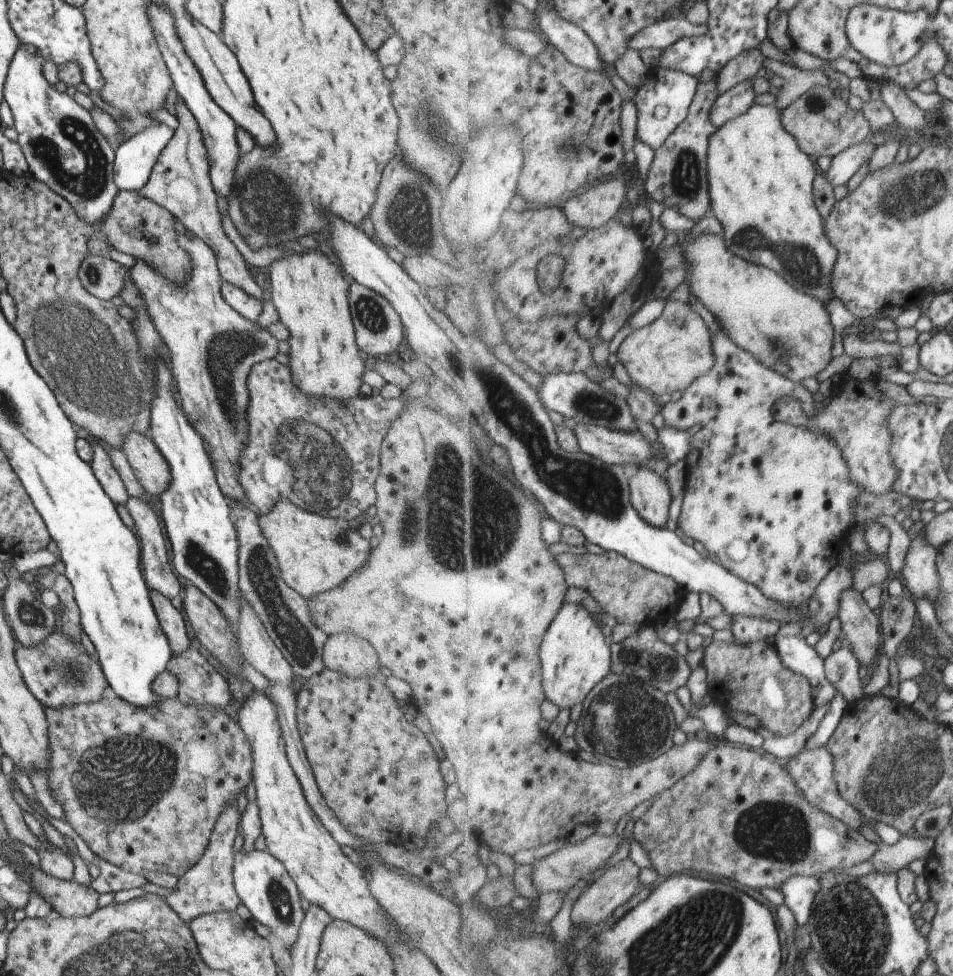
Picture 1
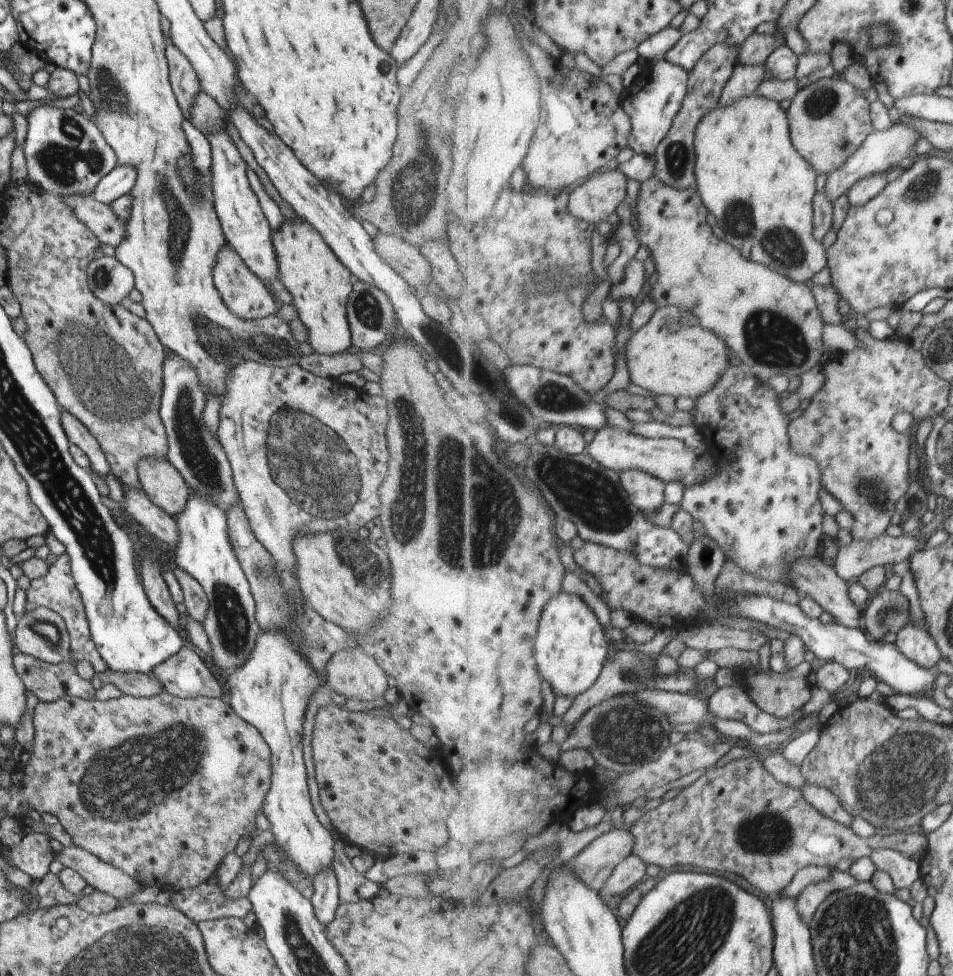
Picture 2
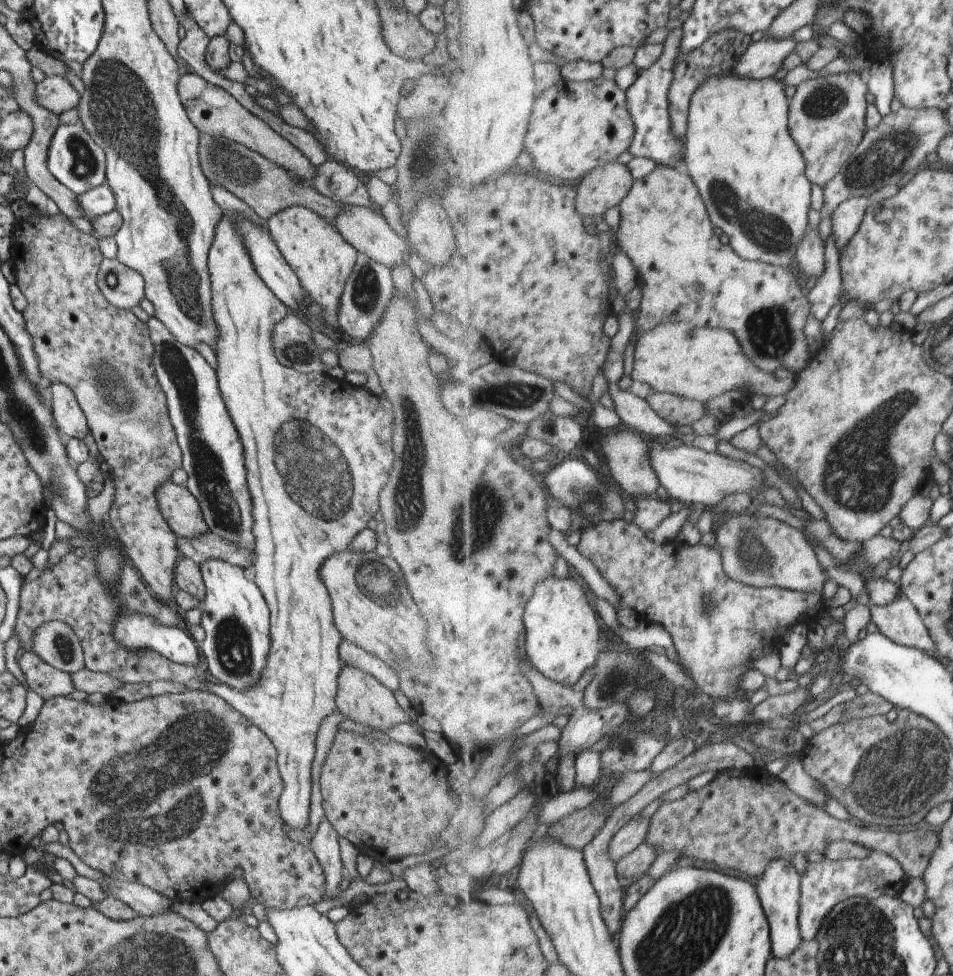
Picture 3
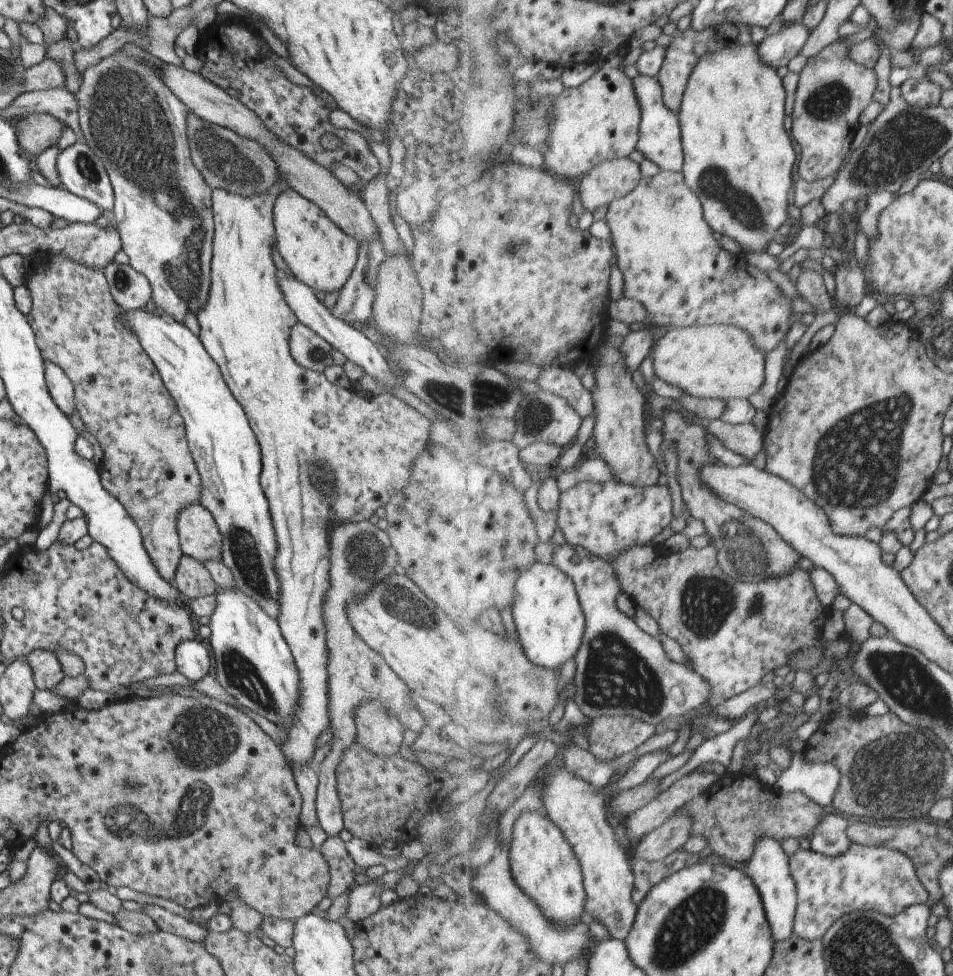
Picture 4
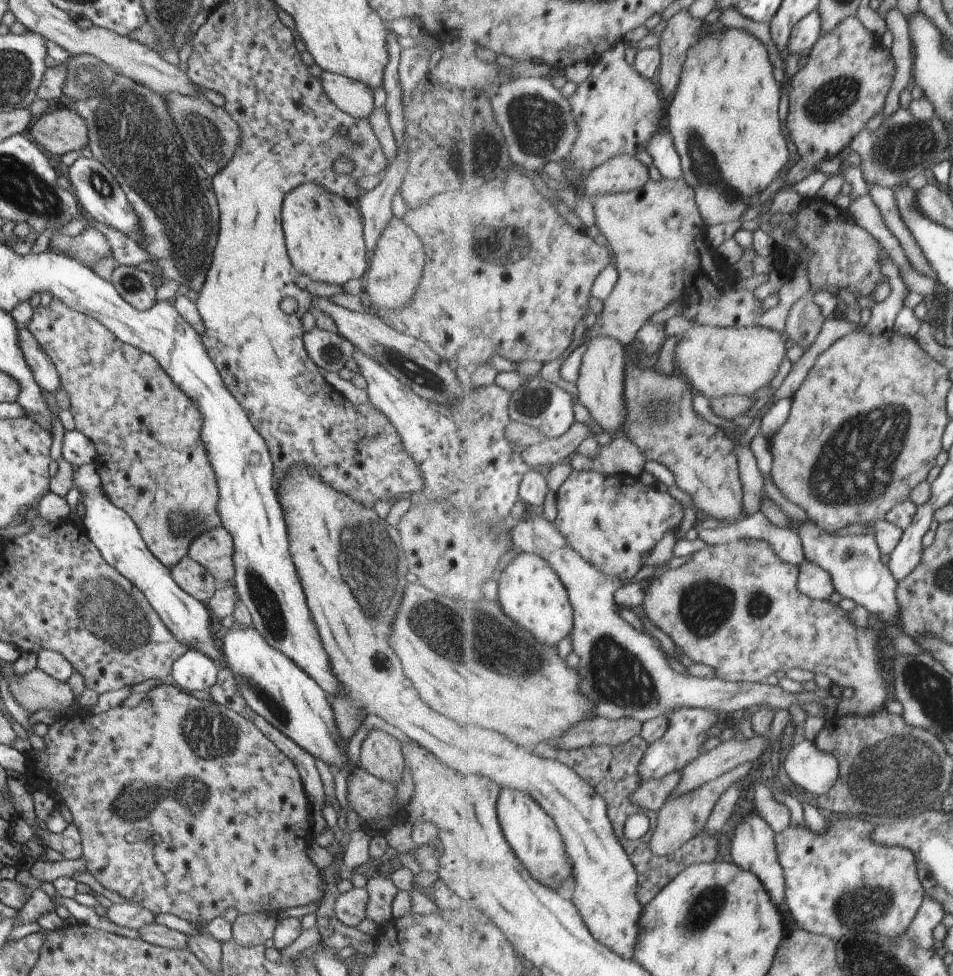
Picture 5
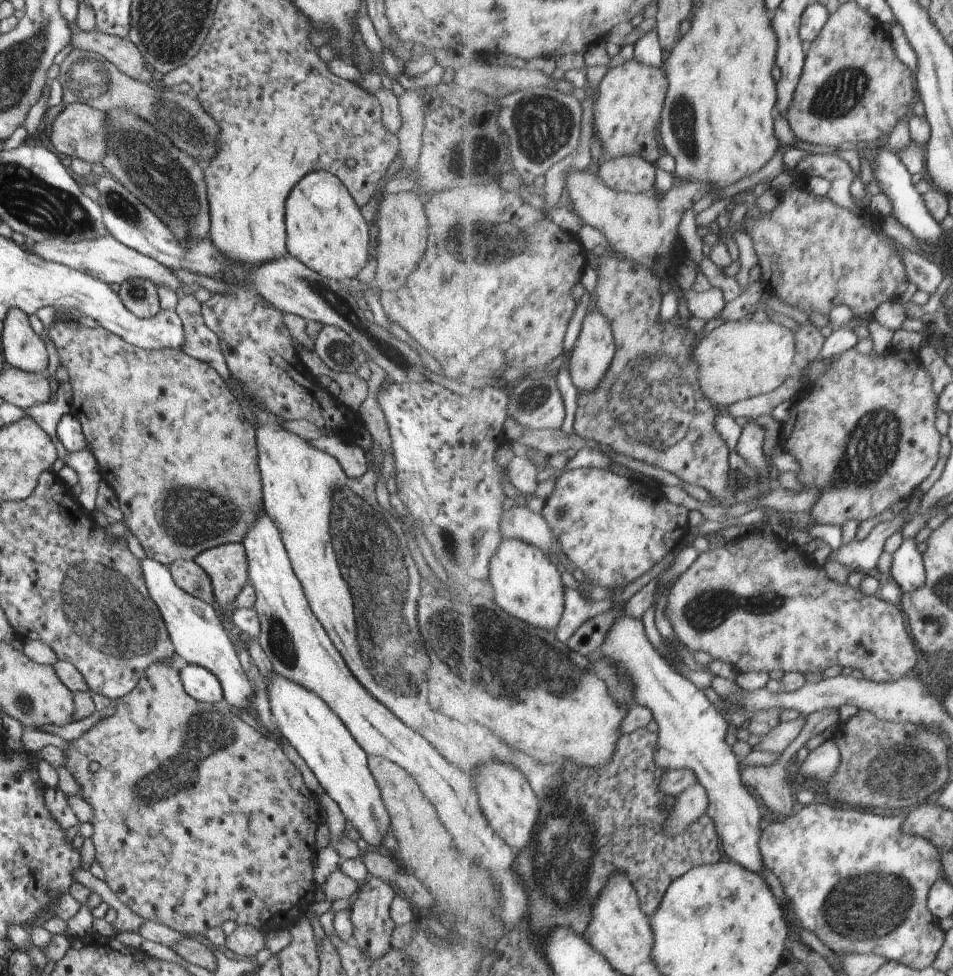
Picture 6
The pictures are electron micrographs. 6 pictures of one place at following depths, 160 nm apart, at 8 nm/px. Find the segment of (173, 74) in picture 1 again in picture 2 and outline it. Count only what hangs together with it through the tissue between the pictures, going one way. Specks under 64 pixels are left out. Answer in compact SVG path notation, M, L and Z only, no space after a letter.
M218 129L217 133L212 131L212 134L207 135L206 139L210 144L212 162L207 182L210 183L214 211L225 242L233 247L245 266L267 285L278 278L278 262L272 247L272 230L269 229L267 220L257 203L257 198L249 189L249 183L245 177L247 166L224 129Z

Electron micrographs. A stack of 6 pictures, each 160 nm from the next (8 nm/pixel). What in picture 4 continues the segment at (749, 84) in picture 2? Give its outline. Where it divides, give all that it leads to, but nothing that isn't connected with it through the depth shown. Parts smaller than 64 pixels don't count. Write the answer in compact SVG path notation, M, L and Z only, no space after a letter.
M797 21L774 35L766 36L759 43L760 57L769 66L787 66L807 44L812 30Z

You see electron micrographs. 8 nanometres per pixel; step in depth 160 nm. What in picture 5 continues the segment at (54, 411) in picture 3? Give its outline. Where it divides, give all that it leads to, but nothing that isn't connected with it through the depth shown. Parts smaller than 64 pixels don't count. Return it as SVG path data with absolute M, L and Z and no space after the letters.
M18 325L16 333L19 348L23 349L23 360L27 363L35 384L39 388L53 393L60 386L59 375L53 362L37 344L25 325Z

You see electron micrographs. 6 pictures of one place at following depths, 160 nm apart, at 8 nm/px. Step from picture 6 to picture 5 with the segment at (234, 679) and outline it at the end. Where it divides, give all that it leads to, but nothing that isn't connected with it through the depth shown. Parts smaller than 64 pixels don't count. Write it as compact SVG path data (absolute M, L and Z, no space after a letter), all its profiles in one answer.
M93 463L72 467L72 471L72 486L78 490L84 506L83 530L99 551L101 558L144 594L163 626L167 627L177 642L188 647L187 650L199 651L212 661L217 660L219 650L213 639L215 620L210 616L209 609L177 586L171 576L171 570L164 567L145 546L130 515L124 510L119 510L119 507L103 496L98 471Z

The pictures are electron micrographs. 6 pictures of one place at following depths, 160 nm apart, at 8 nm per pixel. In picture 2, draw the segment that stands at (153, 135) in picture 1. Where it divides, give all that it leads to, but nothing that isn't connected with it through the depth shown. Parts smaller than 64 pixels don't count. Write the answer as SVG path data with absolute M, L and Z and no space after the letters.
M129 165L115 166L99 179L90 197L98 203L110 205L113 200L128 194L135 177L135 170Z

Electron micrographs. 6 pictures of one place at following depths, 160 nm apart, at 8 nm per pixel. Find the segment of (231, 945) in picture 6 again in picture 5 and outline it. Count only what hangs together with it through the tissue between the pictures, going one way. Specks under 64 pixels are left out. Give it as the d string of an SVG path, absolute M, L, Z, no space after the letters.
M255 913L237 915L230 924L232 940L244 947L263 945L267 938L271 940L276 921L272 916Z

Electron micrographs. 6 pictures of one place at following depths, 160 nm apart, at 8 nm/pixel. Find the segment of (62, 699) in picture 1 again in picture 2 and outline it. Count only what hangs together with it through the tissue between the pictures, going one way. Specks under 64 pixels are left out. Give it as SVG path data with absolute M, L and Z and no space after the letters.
M16 653L12 656L12 665L24 688L38 701L50 703L67 695L82 699L94 696L89 681L81 680L73 672L71 663L54 665L25 653Z

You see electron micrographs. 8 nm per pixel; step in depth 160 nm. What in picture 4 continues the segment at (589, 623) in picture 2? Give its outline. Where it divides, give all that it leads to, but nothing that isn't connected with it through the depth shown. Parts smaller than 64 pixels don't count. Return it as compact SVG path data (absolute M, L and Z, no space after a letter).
M533 563L519 575L512 615L531 662L547 666L558 674L569 658L575 660L586 633L586 614L582 608L575 583L555 563Z

